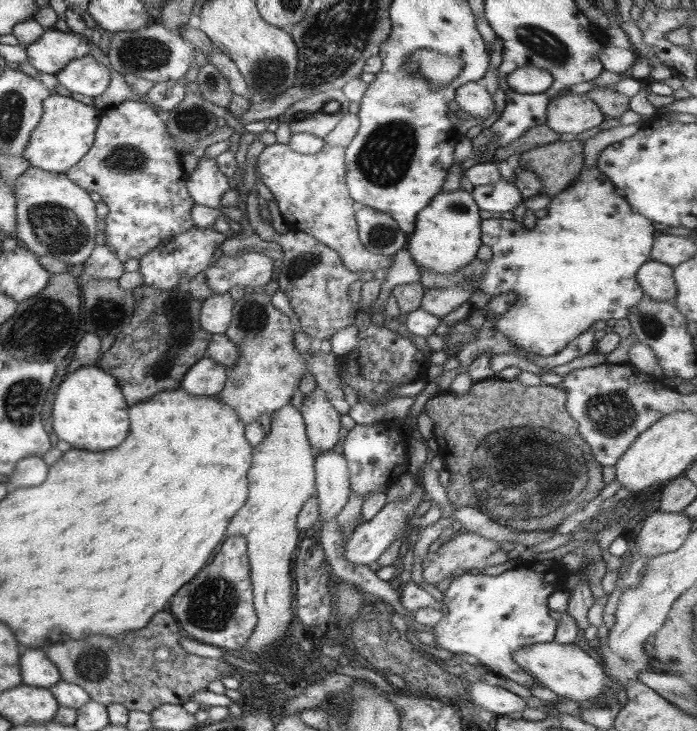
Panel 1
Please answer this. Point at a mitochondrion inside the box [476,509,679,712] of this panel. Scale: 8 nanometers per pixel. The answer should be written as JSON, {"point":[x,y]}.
{"point":[605,703]}

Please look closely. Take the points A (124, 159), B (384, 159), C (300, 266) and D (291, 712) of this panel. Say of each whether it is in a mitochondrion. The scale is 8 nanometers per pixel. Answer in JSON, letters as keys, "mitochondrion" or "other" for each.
{"A":"mitochondrion","B":"mitochondrion","C":"mitochondrion","D":"other"}

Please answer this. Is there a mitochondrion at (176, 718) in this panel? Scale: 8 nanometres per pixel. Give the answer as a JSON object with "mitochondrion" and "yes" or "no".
{"mitochondrion":"no"}

